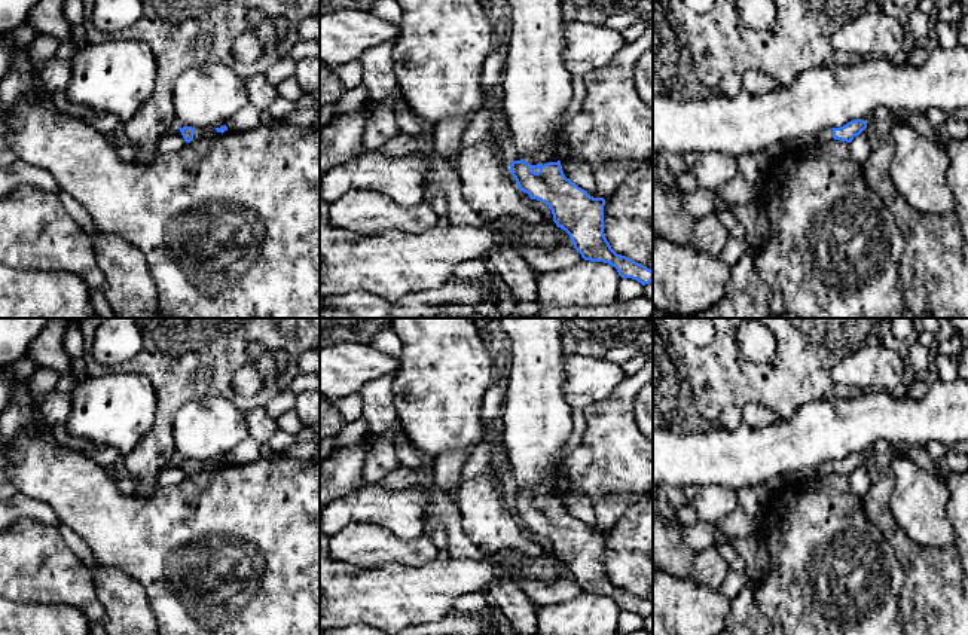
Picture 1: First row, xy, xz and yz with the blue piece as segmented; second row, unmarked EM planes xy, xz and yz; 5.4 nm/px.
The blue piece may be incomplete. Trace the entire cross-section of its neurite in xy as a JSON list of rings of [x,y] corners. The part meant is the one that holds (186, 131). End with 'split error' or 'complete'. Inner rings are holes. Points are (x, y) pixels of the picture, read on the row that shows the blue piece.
[[[183,126],[178,128],[184,141],[190,143],[199,138],[214,138],[220,134],[223,134],[225,131],[228,131],[228,126],[220,126],[220,128],[192,128],[192,126]]] | split error

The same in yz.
[[[855,119],[840,128],[824,128],[816,135],[806,135],[801,141],[788,141],[782,149],[804,147],[810,149],[815,144],[828,143],[831,138],[851,143],[867,128],[867,122]]] | split error

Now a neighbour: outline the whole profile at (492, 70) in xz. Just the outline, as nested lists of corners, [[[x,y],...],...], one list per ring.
[[[494,46],[483,65],[482,89],[488,100],[486,107],[486,116],[489,117],[488,140],[501,146],[506,161],[512,165],[513,150],[512,150],[510,129],[501,106],[501,77],[504,65],[506,65],[504,48]]]

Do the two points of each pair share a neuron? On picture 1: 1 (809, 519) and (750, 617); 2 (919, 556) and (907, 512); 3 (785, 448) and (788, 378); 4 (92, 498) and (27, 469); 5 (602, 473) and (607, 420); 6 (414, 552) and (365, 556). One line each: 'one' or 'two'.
1: two
2: two
3: two
4: one
5: one
6: one

